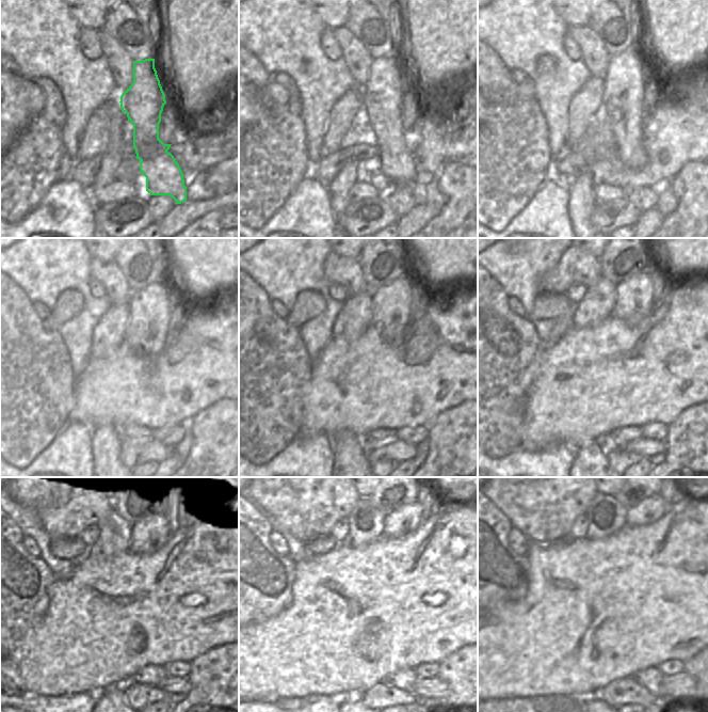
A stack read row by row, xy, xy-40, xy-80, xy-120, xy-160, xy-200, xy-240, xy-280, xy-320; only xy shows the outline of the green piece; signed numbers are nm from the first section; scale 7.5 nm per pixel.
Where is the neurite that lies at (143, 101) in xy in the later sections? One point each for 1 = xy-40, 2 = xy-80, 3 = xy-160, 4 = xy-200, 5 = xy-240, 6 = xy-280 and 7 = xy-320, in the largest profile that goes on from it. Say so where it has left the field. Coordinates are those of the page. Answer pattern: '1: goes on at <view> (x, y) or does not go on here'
1: goes on at xy-40 (382, 95)
2: goes on at xy-80 (624, 91)
3: goes on at xy-160 (391, 302)
4: goes on at xy-200 (633, 297)
5: goes on at xy-240 (150, 533)
6: goes on at xy-280 (407, 518)
7: goes on at xy-320 (652, 508)

